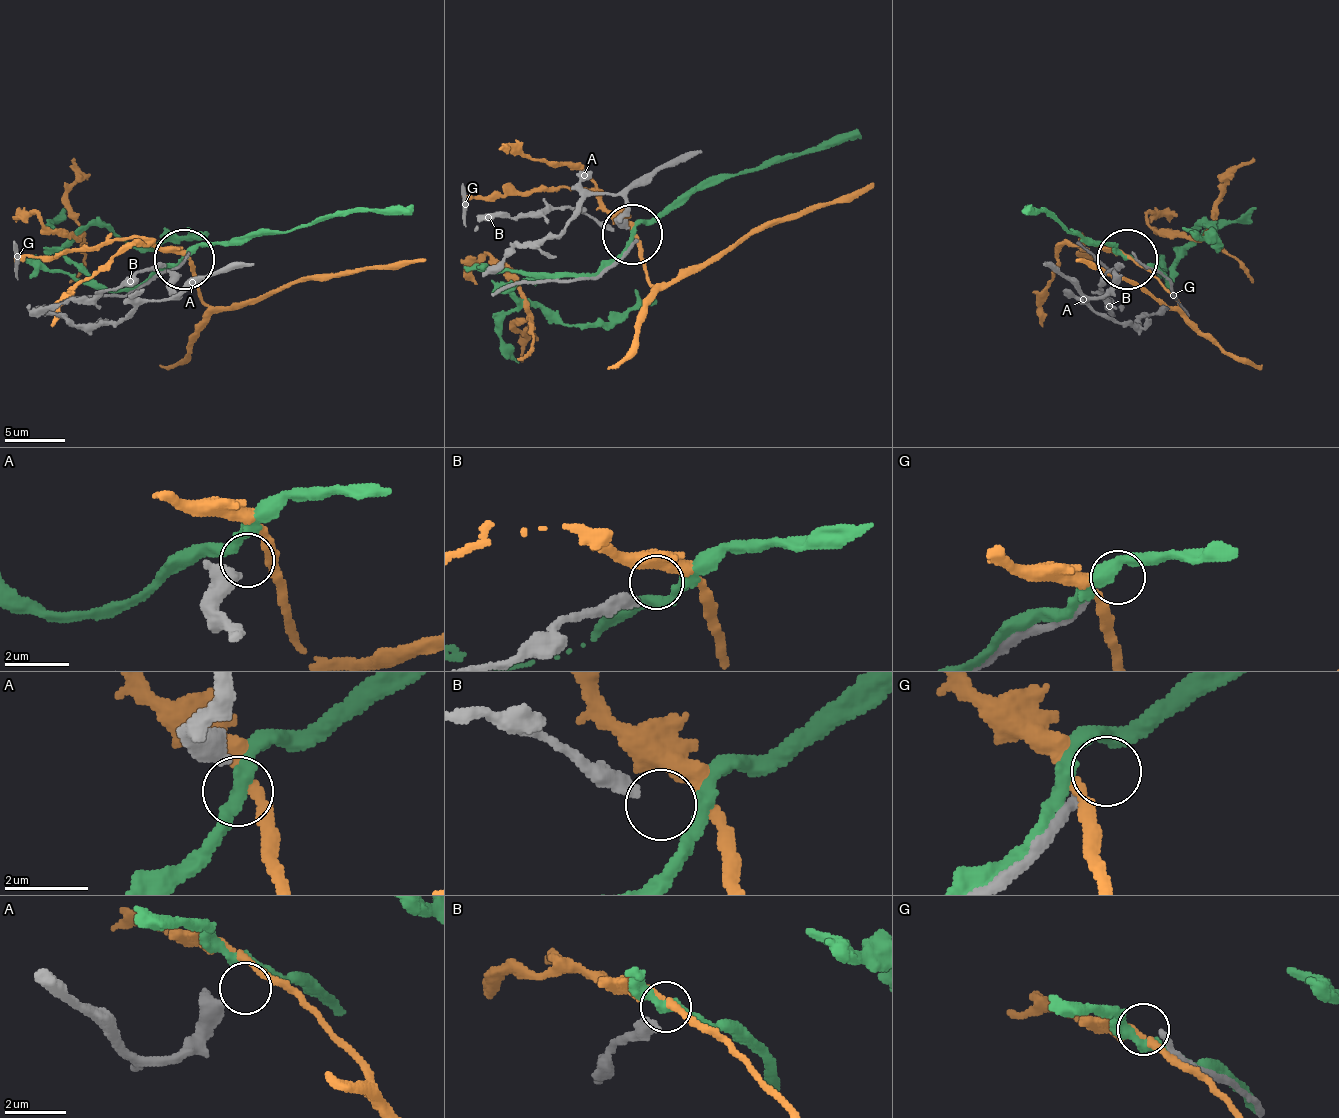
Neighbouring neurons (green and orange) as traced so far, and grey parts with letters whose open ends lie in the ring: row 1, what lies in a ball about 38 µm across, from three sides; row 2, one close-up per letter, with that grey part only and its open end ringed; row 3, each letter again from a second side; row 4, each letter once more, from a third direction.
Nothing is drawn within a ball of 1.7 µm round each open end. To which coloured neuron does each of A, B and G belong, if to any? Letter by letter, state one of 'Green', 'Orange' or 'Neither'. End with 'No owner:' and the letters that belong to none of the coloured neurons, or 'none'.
A: Neither
B: Green
G: Neither
No owner: A, G

